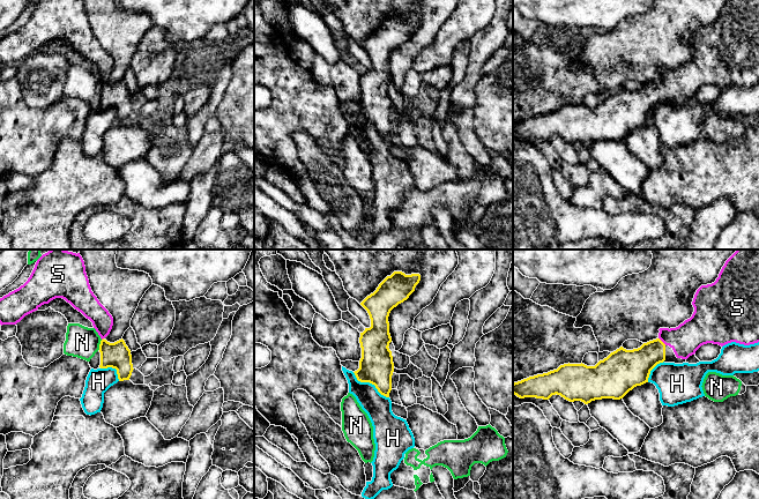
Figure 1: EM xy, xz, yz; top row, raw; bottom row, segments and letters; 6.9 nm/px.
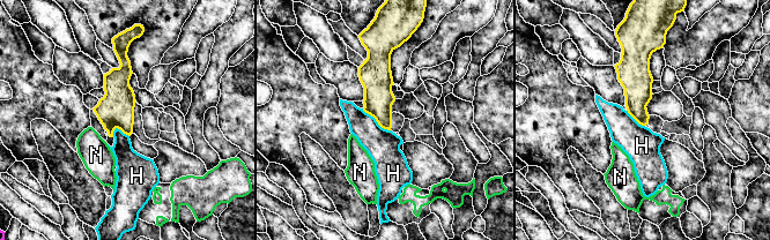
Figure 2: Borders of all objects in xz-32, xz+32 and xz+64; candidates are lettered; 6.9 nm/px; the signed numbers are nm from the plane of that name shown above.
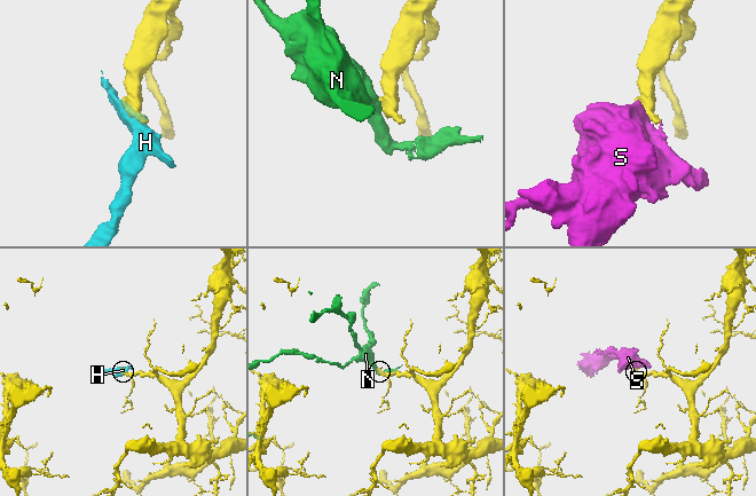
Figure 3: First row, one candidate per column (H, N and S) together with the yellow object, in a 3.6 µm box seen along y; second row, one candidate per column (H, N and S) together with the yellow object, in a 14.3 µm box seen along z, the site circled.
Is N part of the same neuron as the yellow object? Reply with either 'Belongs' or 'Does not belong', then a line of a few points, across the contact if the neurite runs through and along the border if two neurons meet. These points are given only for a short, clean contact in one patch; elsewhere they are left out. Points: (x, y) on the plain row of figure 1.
Does not belong. Line: xy (102, 81), (98, 90)

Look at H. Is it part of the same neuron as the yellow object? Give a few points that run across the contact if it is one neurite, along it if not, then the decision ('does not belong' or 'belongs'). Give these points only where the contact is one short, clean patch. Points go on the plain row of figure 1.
line xz (352, 113), (358, 121), (371, 124), (381, 135), (388, 139); does not belong

